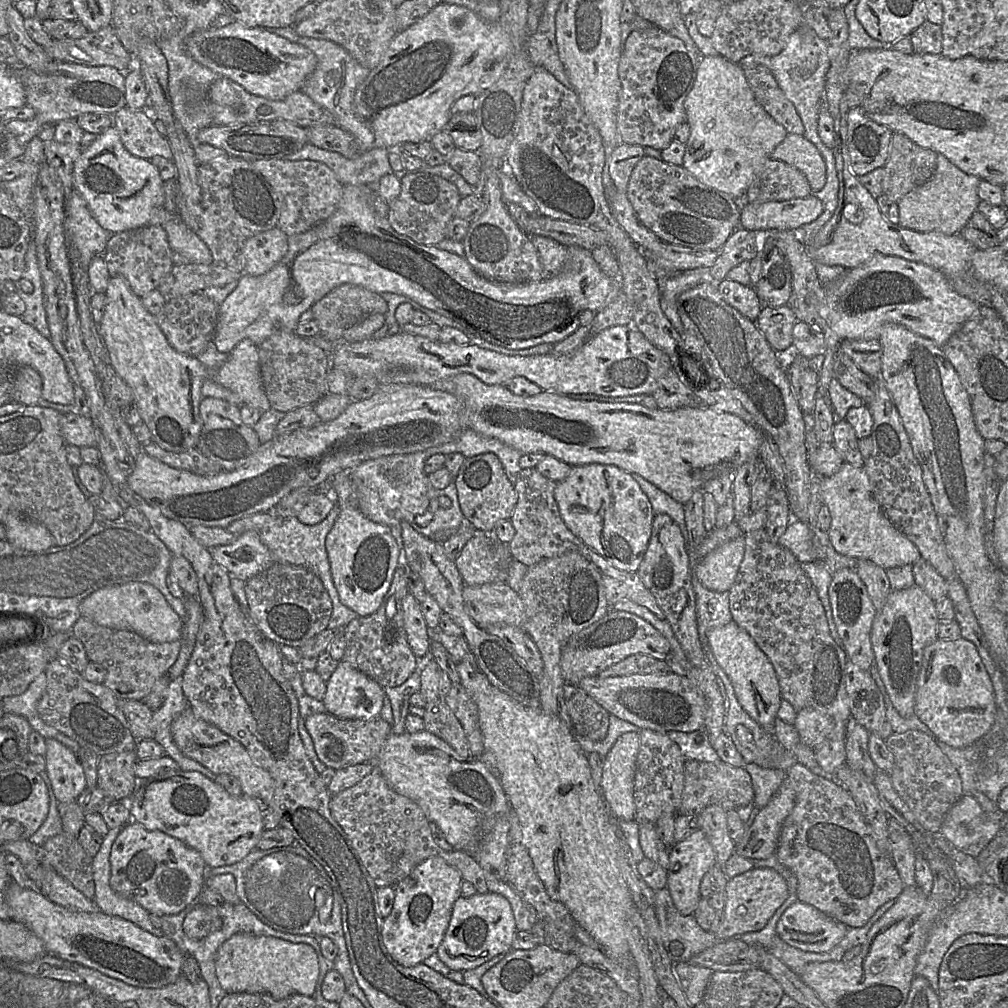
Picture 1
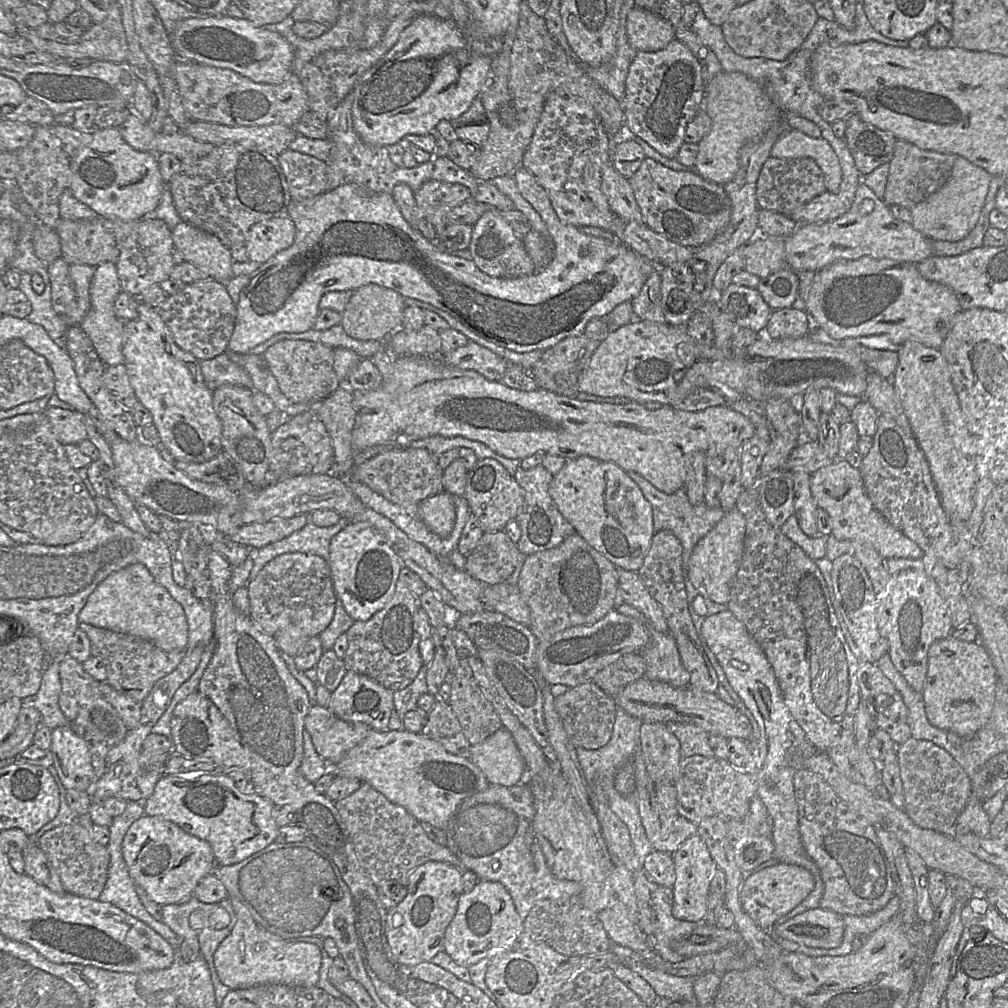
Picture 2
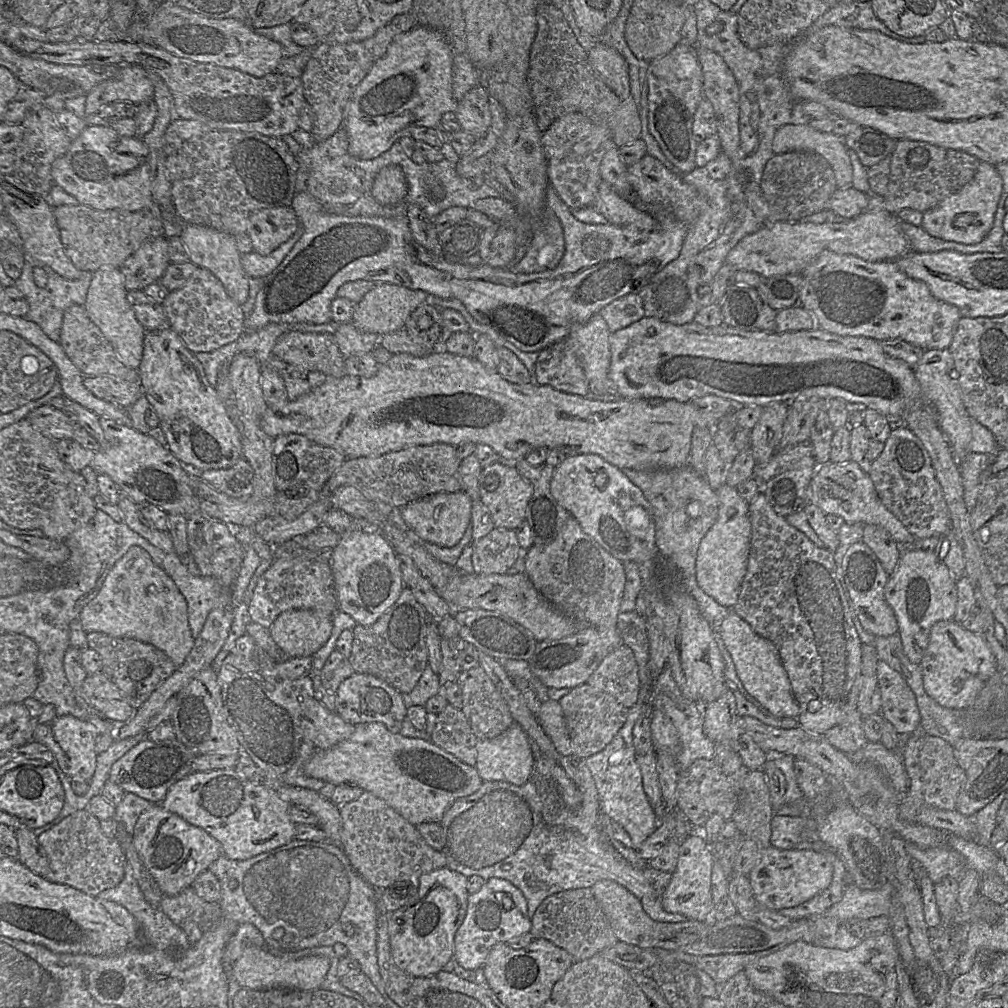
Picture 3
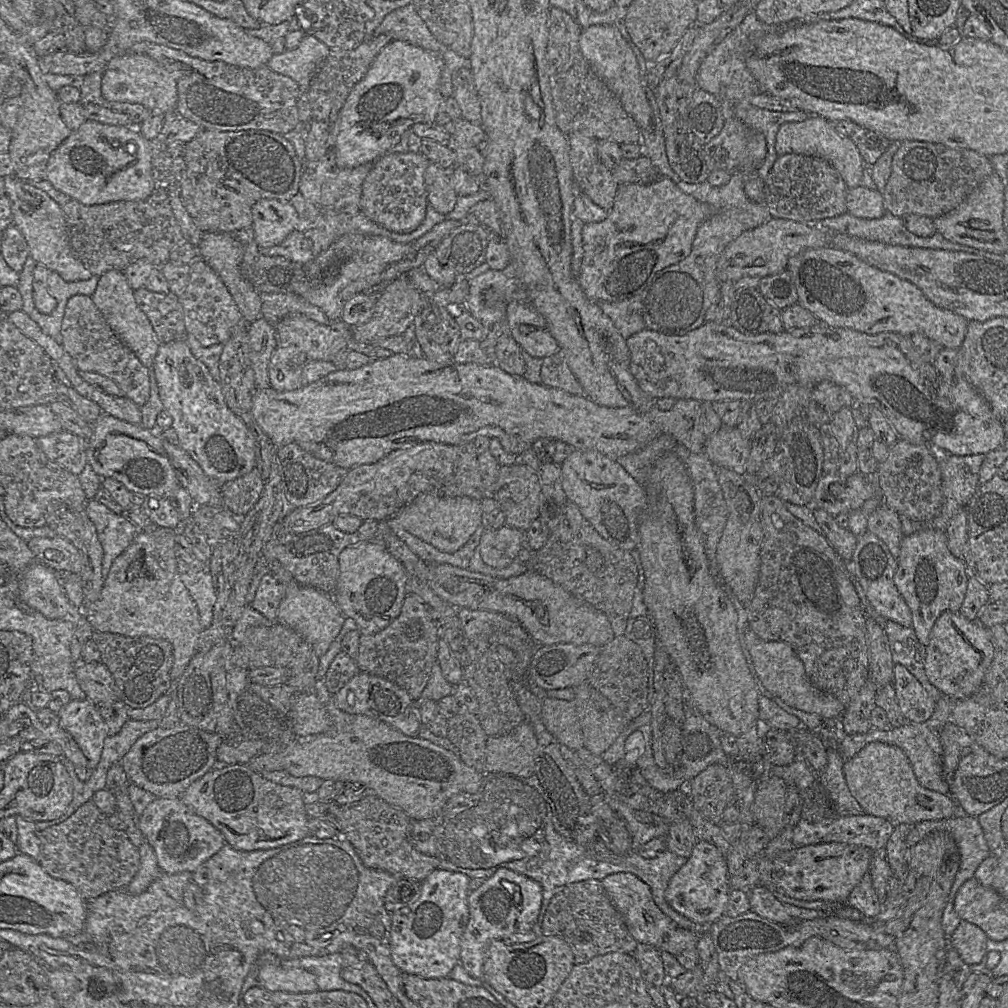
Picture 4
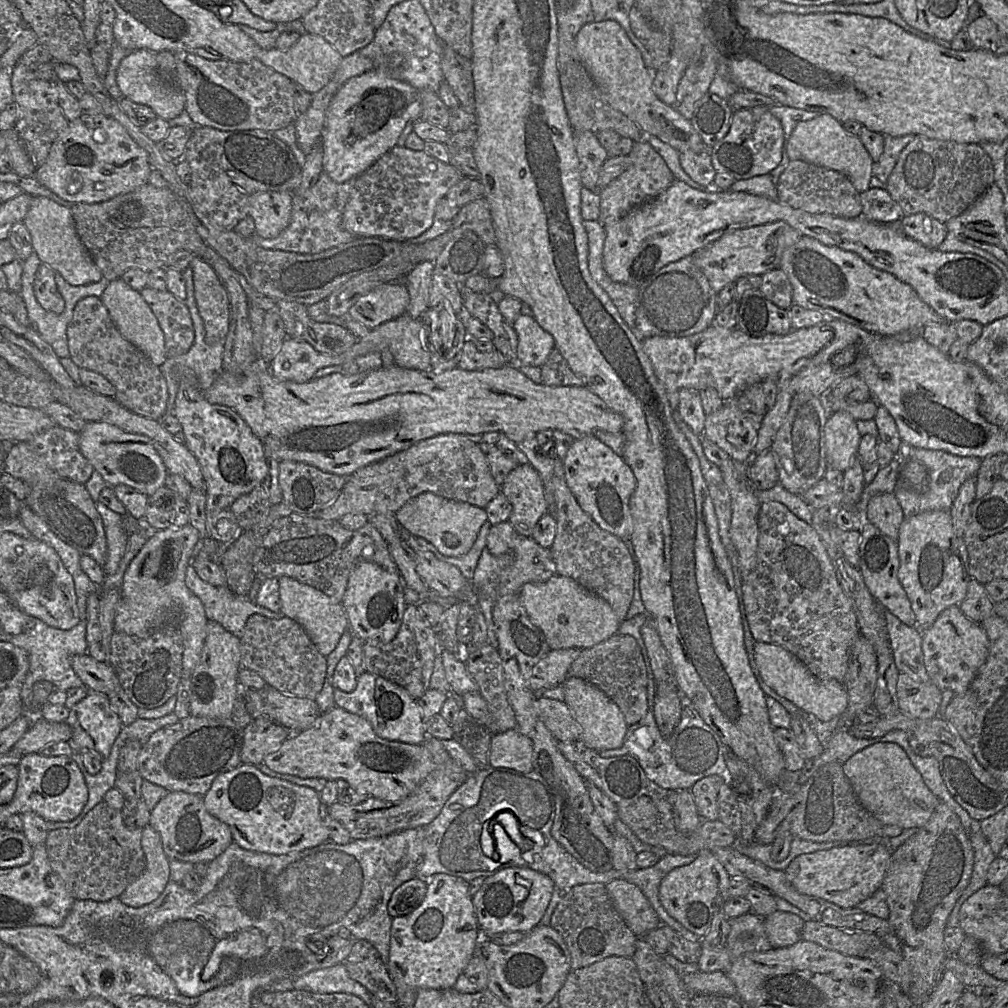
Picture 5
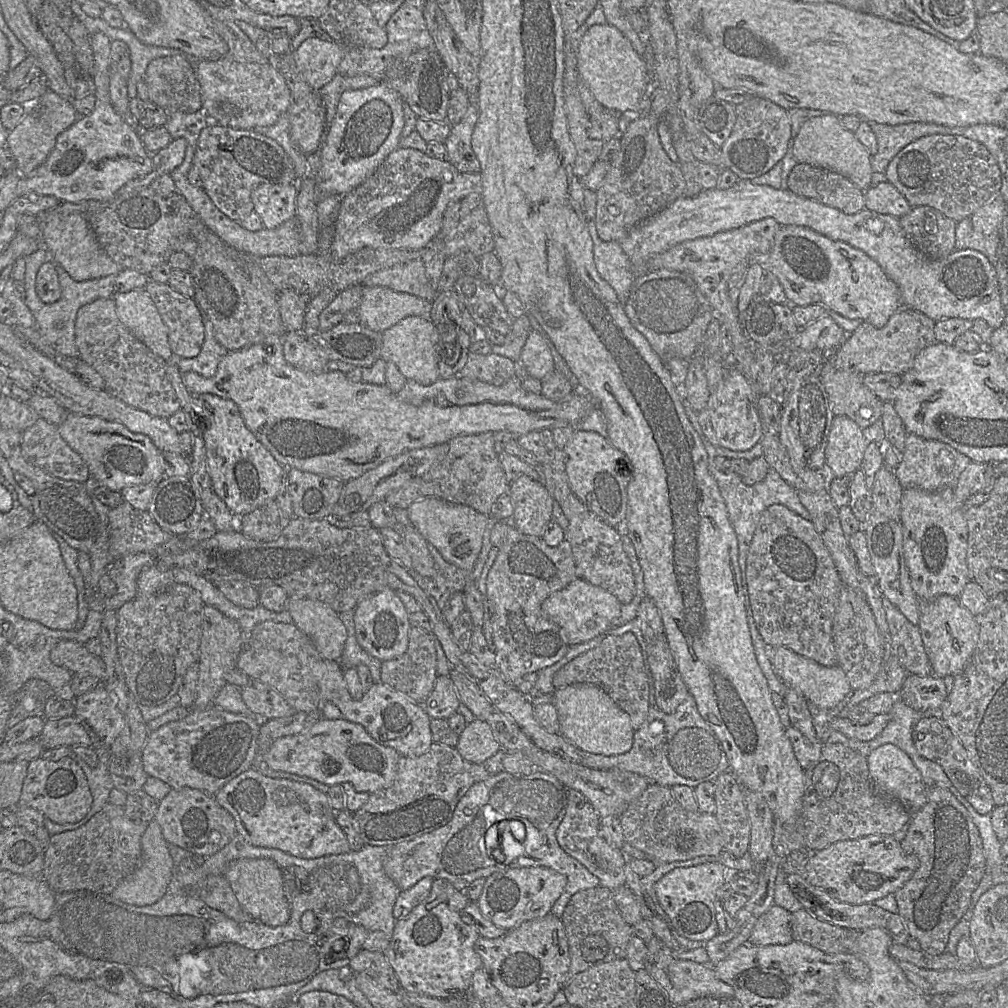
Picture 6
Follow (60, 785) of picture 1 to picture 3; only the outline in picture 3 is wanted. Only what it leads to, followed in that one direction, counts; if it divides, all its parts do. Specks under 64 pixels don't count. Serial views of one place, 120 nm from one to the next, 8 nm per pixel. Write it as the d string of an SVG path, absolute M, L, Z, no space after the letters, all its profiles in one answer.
M72 715L56 717L52 721L50 731L41 744L48 747L58 761L62 771L68 777L81 777L90 782L96 769L95 728L87 721L80 720Z

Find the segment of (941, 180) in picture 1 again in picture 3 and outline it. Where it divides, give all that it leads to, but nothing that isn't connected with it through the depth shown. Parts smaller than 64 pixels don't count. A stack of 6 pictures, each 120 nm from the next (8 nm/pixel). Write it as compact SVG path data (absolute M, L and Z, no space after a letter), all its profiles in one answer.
M981 161L971 181L937 206L923 213L920 227L936 238L962 244L977 244L993 227L1002 187L1002 179L995 166Z

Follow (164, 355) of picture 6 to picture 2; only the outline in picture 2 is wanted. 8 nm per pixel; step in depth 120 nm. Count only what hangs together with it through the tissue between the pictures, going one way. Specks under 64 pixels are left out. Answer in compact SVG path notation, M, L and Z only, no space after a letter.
M111 262L98 265L90 284L90 309L80 326L91 340L99 359L106 366L124 363L122 352L123 332L127 321L117 318L114 311L114 303L121 292L116 265Z

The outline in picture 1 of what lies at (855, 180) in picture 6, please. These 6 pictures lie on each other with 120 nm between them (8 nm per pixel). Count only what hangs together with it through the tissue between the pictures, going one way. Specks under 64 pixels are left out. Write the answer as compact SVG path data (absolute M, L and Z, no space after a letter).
M788 134L773 150L770 159L782 161L804 174L812 191L826 183L825 162L816 146L803 135Z

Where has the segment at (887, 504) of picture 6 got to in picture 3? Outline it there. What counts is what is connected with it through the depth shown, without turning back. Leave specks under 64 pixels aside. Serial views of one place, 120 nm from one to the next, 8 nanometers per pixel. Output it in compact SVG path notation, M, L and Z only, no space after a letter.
M867 524L862 540L875 553L886 573L892 575L898 565L900 554L898 543L889 532L878 525Z

